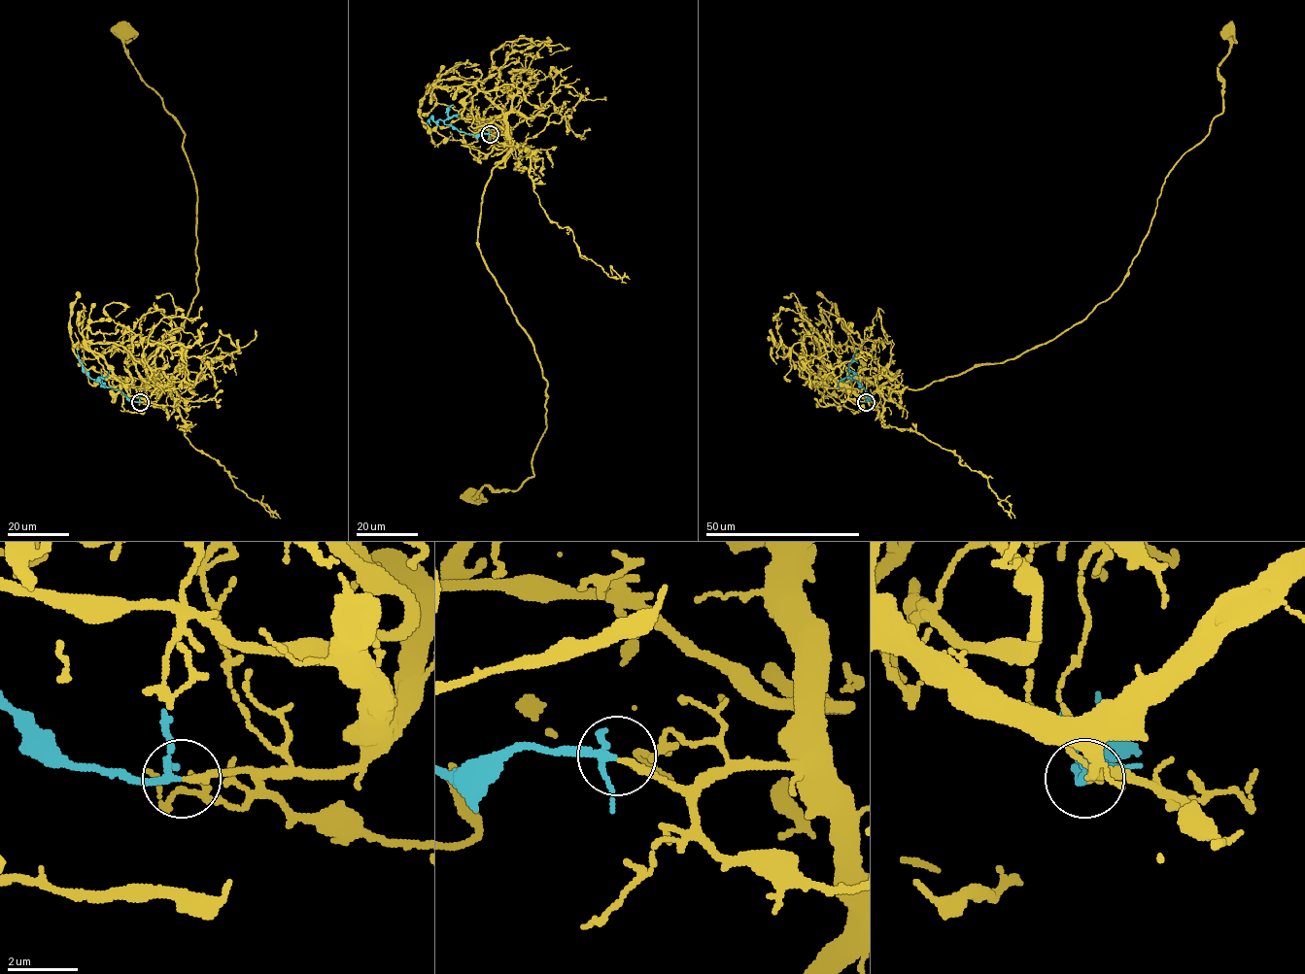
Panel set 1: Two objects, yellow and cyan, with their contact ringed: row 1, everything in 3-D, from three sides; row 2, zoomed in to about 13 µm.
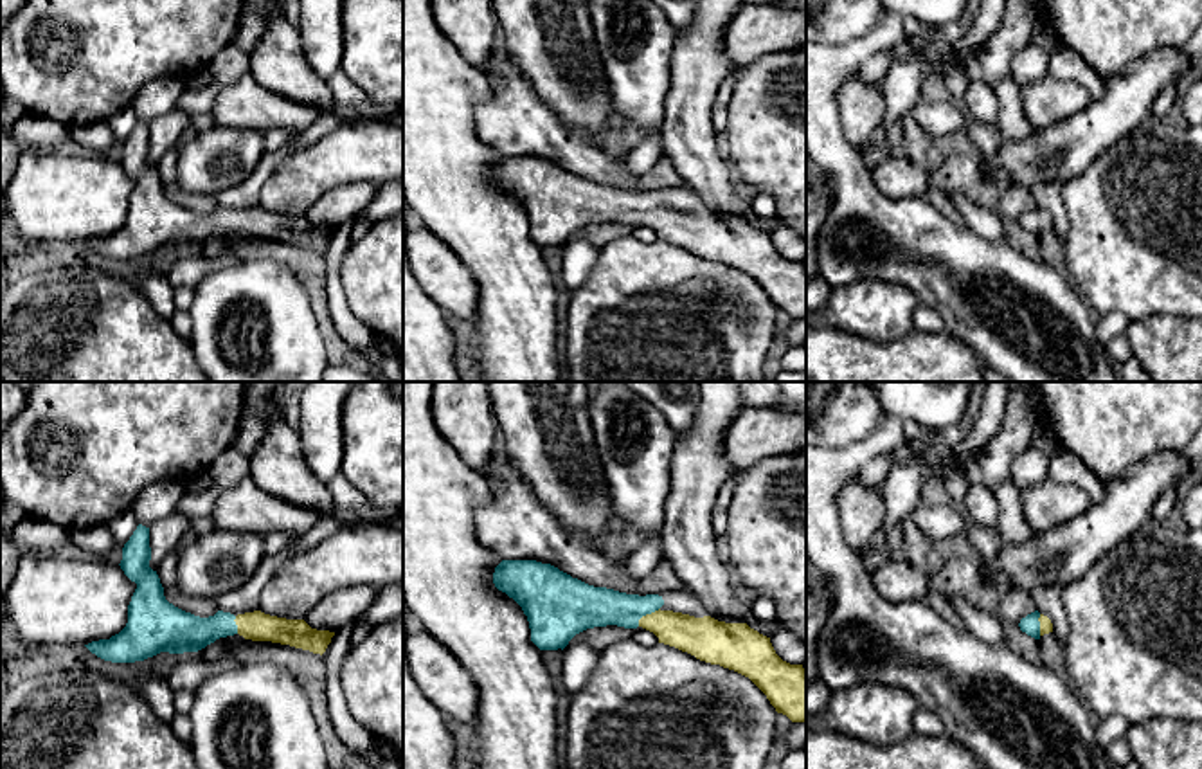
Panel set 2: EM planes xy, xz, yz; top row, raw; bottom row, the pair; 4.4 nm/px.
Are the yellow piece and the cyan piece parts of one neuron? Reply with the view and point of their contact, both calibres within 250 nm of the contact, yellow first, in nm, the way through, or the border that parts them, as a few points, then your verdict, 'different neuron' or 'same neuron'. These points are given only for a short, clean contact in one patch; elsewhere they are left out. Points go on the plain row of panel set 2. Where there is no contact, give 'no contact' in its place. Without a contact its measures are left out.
contact xz (646, 211); calibres 170 and 180 nm; way xz (697, 233), (672, 226), (646, 211), (592, 202); same neuron

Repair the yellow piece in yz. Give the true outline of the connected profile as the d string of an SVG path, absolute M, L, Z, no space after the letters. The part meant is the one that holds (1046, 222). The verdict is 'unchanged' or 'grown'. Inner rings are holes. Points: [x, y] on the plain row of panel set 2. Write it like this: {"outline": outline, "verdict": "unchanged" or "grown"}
{"outline": "M1038 207L1027 211L1018 220L1020 227L1027 232L1040 236L1044 231L1053 229L1053 220L1047 213L1040 211Z", "verdict": "grown"}

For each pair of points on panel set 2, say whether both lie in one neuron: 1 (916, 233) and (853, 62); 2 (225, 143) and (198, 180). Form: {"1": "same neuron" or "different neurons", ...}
{"1": "same neuron", "2": "same neuron"}

